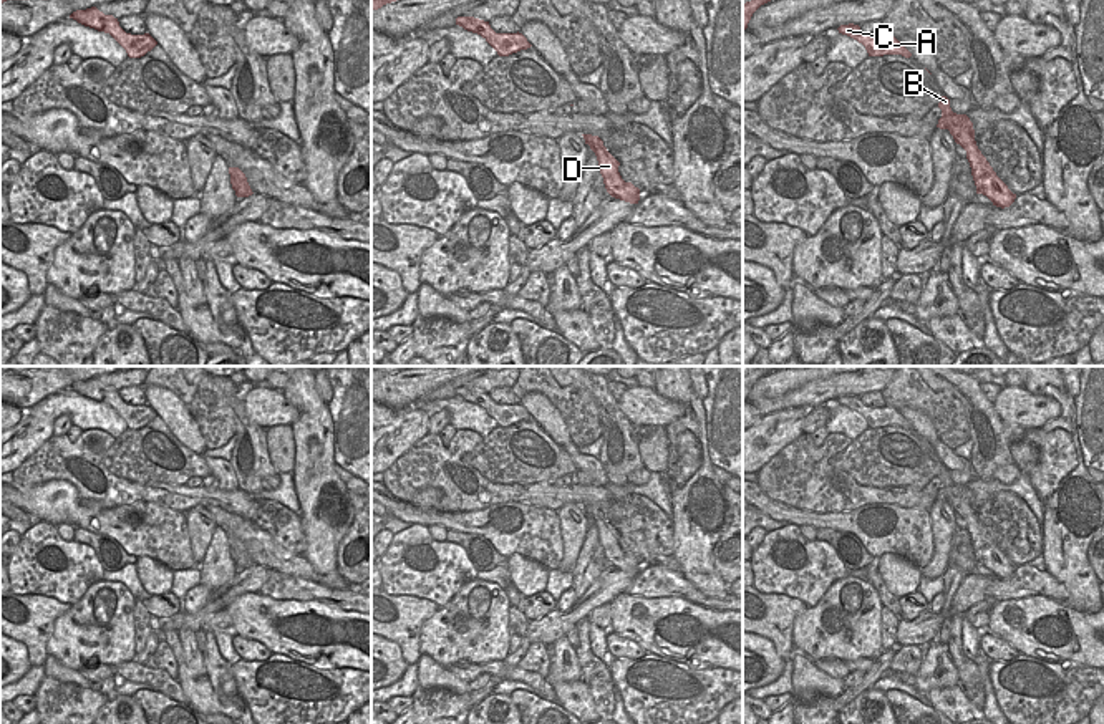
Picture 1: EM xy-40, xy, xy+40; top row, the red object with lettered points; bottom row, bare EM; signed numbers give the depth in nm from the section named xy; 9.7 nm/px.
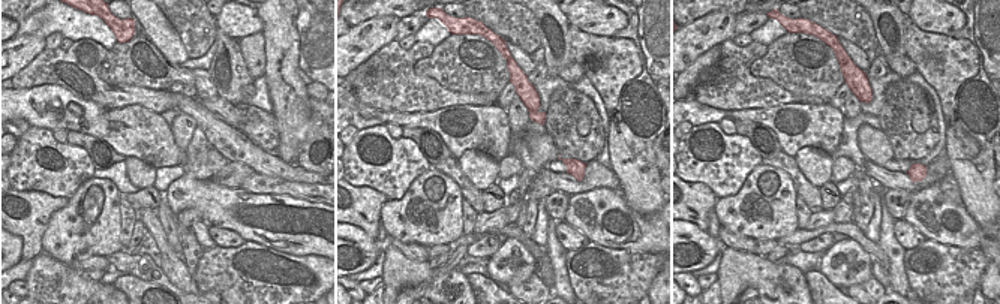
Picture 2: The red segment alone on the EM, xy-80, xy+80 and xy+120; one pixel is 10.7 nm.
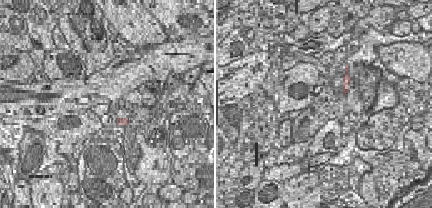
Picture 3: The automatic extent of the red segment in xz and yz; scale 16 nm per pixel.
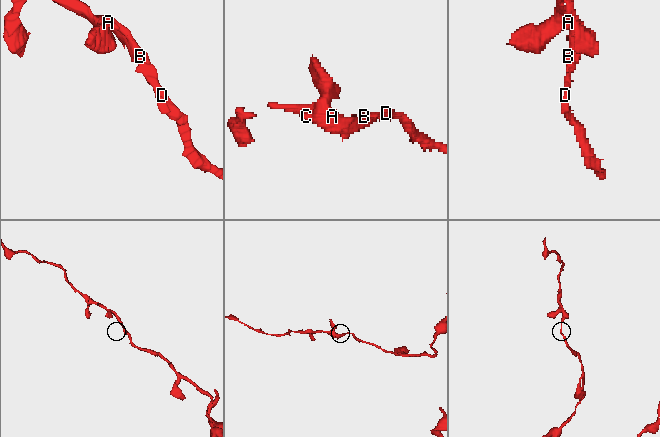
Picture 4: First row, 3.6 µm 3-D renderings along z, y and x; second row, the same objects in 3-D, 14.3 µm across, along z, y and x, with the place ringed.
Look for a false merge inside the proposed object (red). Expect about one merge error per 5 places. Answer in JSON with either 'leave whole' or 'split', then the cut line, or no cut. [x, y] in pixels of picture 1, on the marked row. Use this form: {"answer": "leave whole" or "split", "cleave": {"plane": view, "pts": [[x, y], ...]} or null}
{"answer": "leave whole", "cleave": null}

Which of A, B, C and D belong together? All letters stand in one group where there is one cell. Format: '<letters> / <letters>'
A B C D

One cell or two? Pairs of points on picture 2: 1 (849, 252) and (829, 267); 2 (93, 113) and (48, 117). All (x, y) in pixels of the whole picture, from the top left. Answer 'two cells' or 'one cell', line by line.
1: one cell
2: one cell

